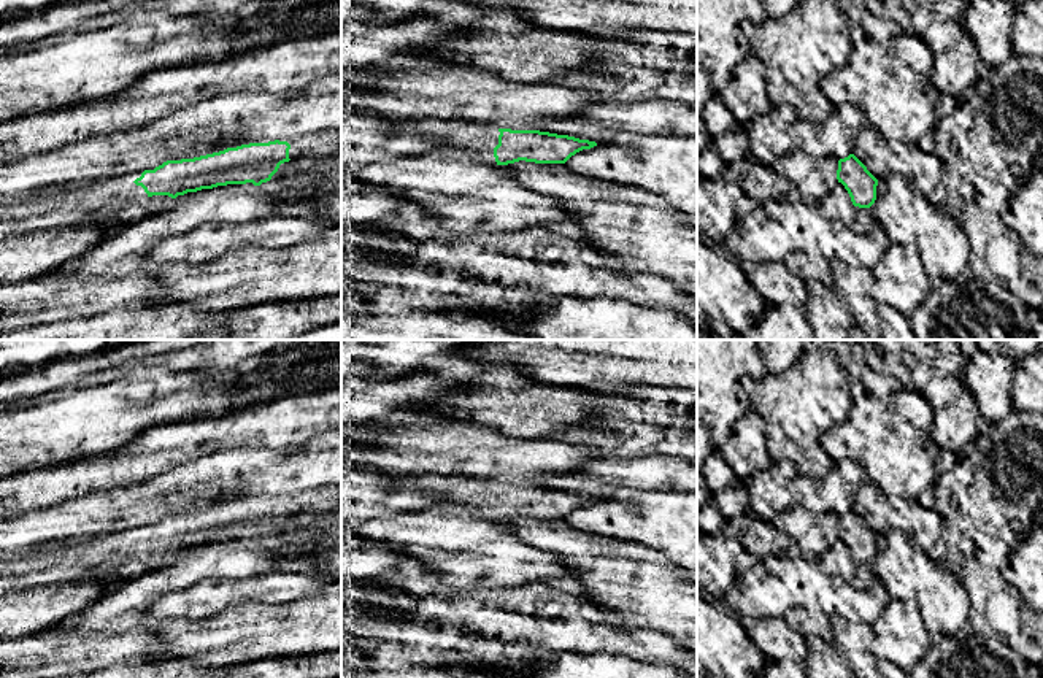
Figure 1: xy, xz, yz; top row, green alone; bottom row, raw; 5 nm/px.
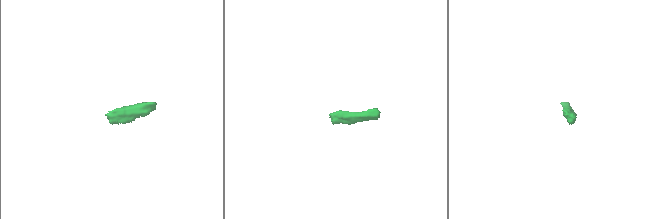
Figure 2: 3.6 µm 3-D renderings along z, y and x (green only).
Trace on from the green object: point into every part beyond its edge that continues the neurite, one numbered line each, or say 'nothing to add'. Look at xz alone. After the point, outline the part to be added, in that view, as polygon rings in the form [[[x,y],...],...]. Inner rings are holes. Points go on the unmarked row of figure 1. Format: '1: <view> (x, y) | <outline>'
1: xz (478, 496) | [[[408,475],[395,481],[397,487],[435,492],[443,503],[468,510],[473,516],[495,521],[494,503],[498,500],[498,481],[471,476]]]

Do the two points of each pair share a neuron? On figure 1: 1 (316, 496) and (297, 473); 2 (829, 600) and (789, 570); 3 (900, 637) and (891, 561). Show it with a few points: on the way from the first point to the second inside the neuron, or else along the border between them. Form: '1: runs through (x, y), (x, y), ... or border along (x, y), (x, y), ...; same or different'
1: border along (324, 485), (310, 493); different
2: runs through (819, 591), (812, 589), (799, 577); same
3: border along (891, 597), (912, 600), (924, 624); different

